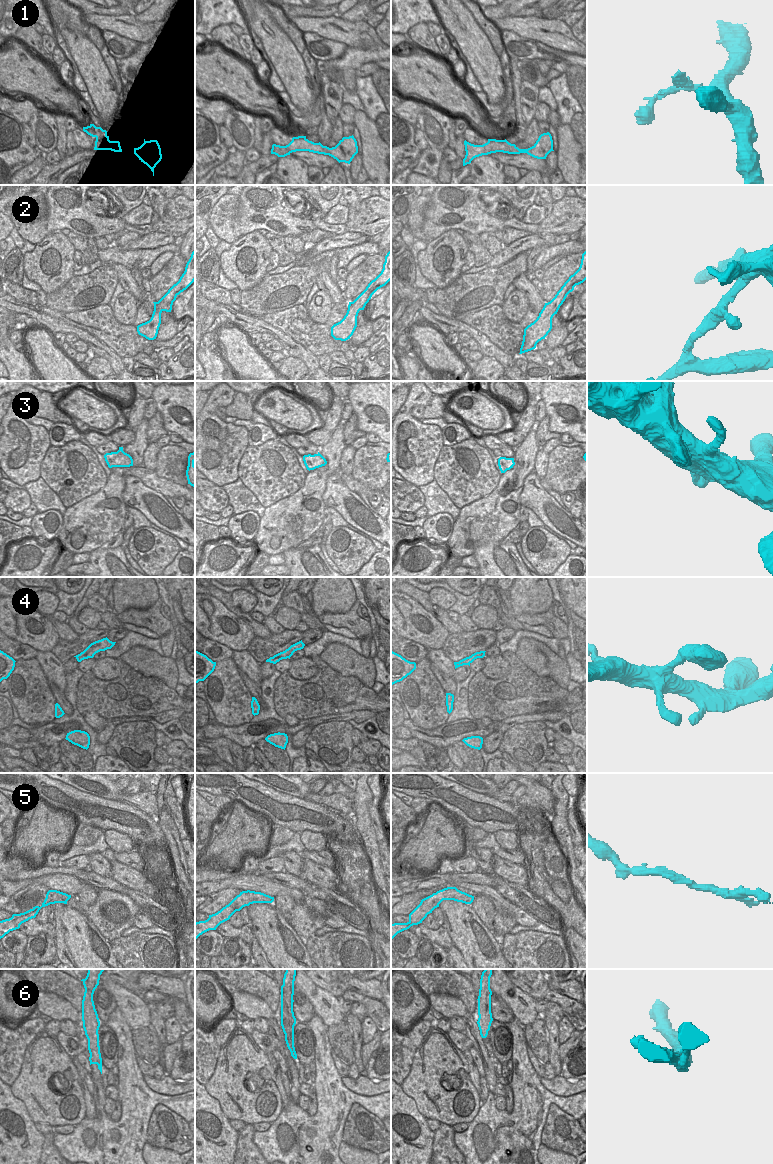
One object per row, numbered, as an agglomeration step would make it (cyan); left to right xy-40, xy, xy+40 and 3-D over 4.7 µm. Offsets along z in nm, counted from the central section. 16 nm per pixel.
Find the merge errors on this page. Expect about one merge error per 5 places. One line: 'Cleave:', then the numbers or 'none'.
Cleave: 2, 6

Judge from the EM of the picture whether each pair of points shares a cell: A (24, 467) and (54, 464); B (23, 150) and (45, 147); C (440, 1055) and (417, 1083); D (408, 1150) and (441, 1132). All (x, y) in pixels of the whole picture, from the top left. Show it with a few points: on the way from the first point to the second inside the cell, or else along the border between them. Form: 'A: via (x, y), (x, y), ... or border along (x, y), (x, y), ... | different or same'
A: border along (50, 445), (41, 463), (39, 476) | different
B: border along (35, 148), (38, 151) | different
C: via (433, 1062), (427, 1068), (424, 1076) | same
D: border along (434, 1132), (431, 1153) | different

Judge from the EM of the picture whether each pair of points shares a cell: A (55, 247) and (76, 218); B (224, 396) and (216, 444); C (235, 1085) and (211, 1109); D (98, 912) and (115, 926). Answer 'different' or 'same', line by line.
A: different
B: same
C: different
D: same

